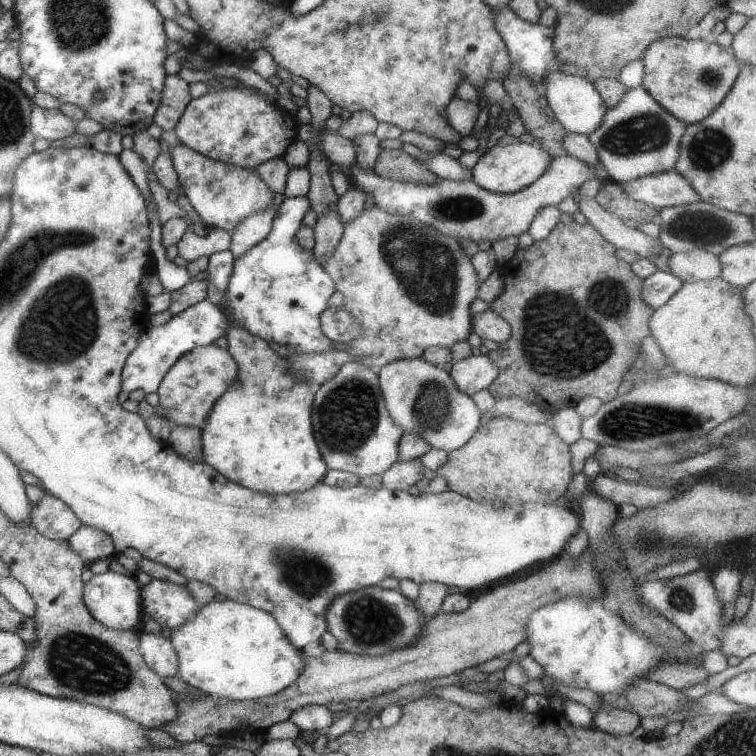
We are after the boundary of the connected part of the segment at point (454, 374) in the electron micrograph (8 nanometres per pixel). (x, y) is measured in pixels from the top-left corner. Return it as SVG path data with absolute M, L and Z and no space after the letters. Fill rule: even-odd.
M471 354L458 362L455 362L450 370L451 377L454 379L456 386L472 396L484 388L488 388L498 376L498 368L494 362L490 362L488 355Z

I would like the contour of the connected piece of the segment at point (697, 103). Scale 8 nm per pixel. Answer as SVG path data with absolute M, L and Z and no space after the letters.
M662 37L643 52L643 87L670 114L686 124L704 120L726 98L740 74L740 62L733 51L704 39Z

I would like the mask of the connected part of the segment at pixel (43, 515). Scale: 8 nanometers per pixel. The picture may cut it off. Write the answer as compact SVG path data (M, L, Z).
M50 494L32 507L30 519L42 536L56 540L68 540L83 523L66 502Z

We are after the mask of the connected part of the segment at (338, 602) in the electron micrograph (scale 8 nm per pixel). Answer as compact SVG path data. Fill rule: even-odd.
M378 585L336 596L326 612L328 632L338 640L336 649L364 656L382 656L416 644L426 619L415 602L399 590L383 589Z

